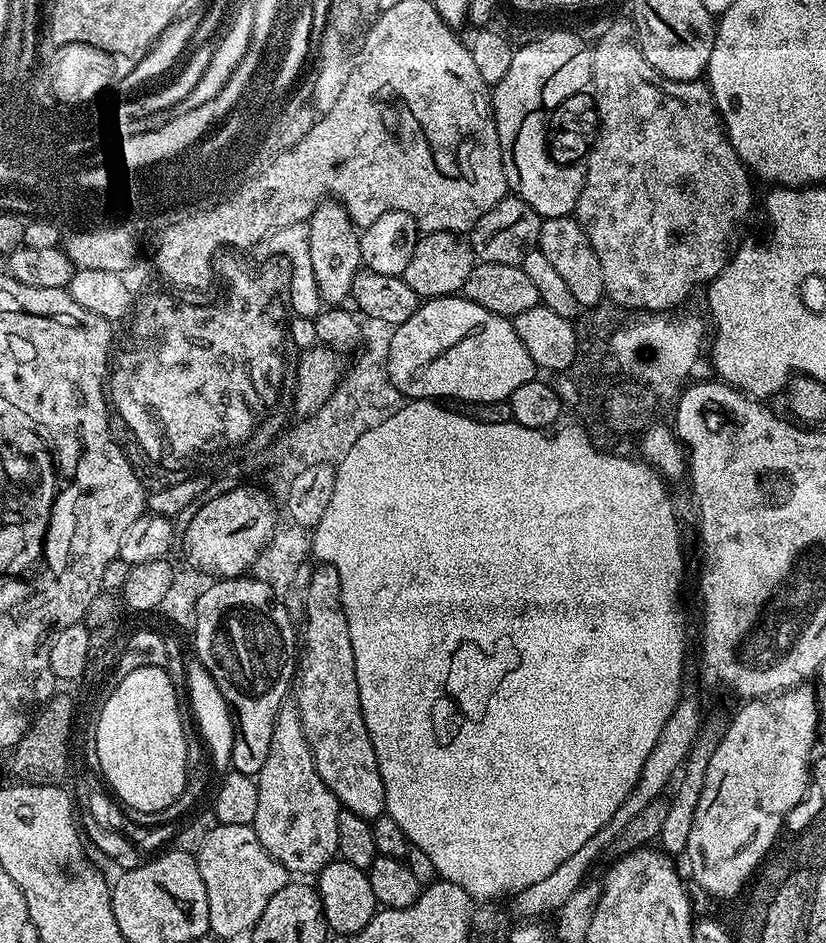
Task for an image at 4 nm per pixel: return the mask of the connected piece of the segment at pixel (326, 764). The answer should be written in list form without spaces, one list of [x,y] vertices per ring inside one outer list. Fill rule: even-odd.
[[[331,566],[317,567],[309,578],[304,600],[302,647],[298,652],[298,687],[294,692],[294,703],[300,709],[304,733],[322,782],[326,782],[347,811],[371,822],[386,812],[384,787],[378,758],[362,718],[354,650],[350,646],[350,630],[344,617],[338,570]]]

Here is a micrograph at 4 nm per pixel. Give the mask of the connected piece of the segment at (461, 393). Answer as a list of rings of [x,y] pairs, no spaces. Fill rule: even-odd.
[[[463,294],[433,296],[425,299],[420,309],[406,322],[396,325],[388,356],[390,382],[406,398],[431,400],[465,400],[466,402],[498,402],[507,400],[522,382],[537,379],[536,363],[522,346],[522,338],[514,330],[511,319],[499,316],[470,301]]]

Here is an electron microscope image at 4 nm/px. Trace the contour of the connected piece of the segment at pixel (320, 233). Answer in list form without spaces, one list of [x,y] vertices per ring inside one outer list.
[[[321,201],[308,221],[308,225],[310,259],[313,260],[314,278],[317,279],[320,299],[328,306],[341,305],[349,299],[353,280],[362,266],[360,234],[339,201]]]

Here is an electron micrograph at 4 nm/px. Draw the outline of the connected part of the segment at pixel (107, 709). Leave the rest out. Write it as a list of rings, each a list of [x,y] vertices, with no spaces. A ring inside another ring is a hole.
[[[142,666],[142,670],[133,670],[130,674],[121,676],[102,706],[97,722],[97,754],[98,762],[100,763],[100,773],[106,781],[107,787],[112,787],[112,790],[110,789],[111,795],[116,800],[117,798],[120,799],[125,804],[125,809],[140,808],[146,812],[162,811],[175,802],[187,785],[187,744],[189,737],[186,733],[184,734],[184,720],[180,717],[180,700],[176,697],[176,683],[177,681],[167,670],[160,669],[158,666]]]

